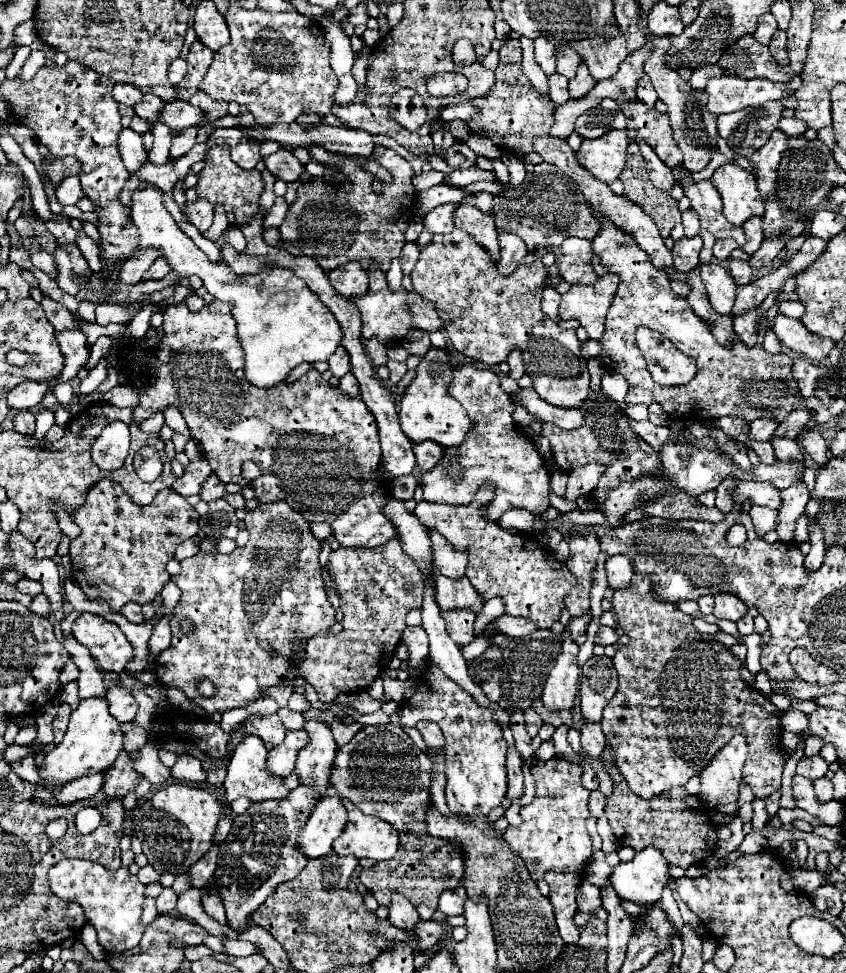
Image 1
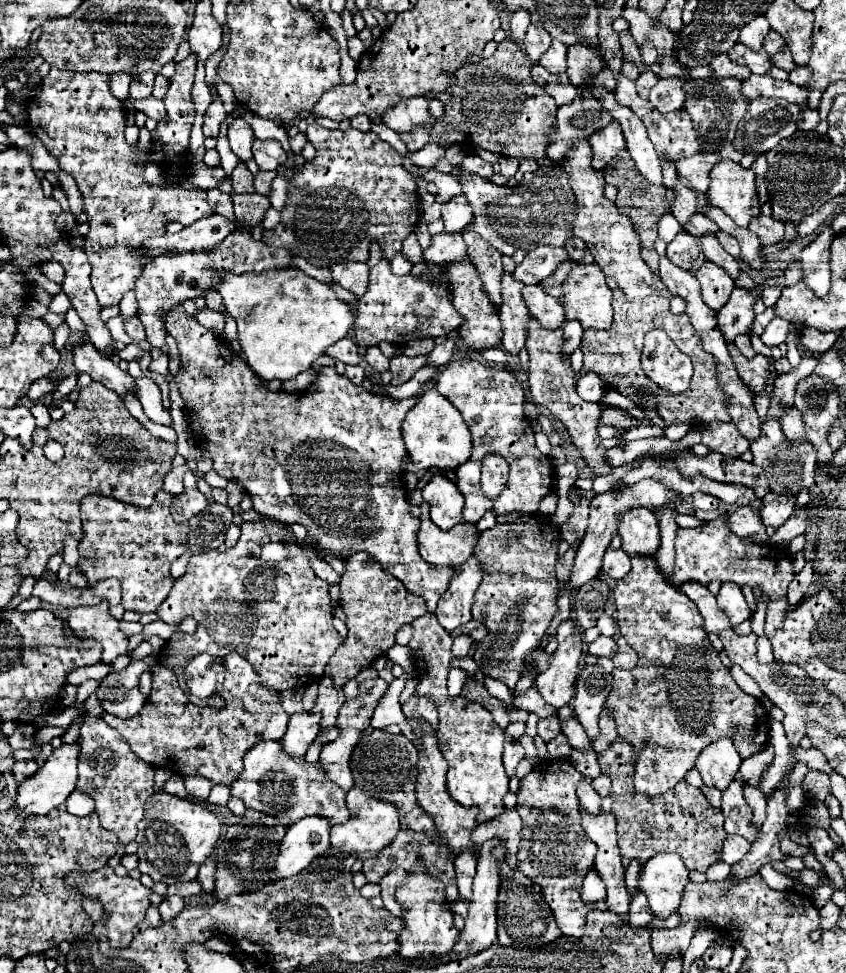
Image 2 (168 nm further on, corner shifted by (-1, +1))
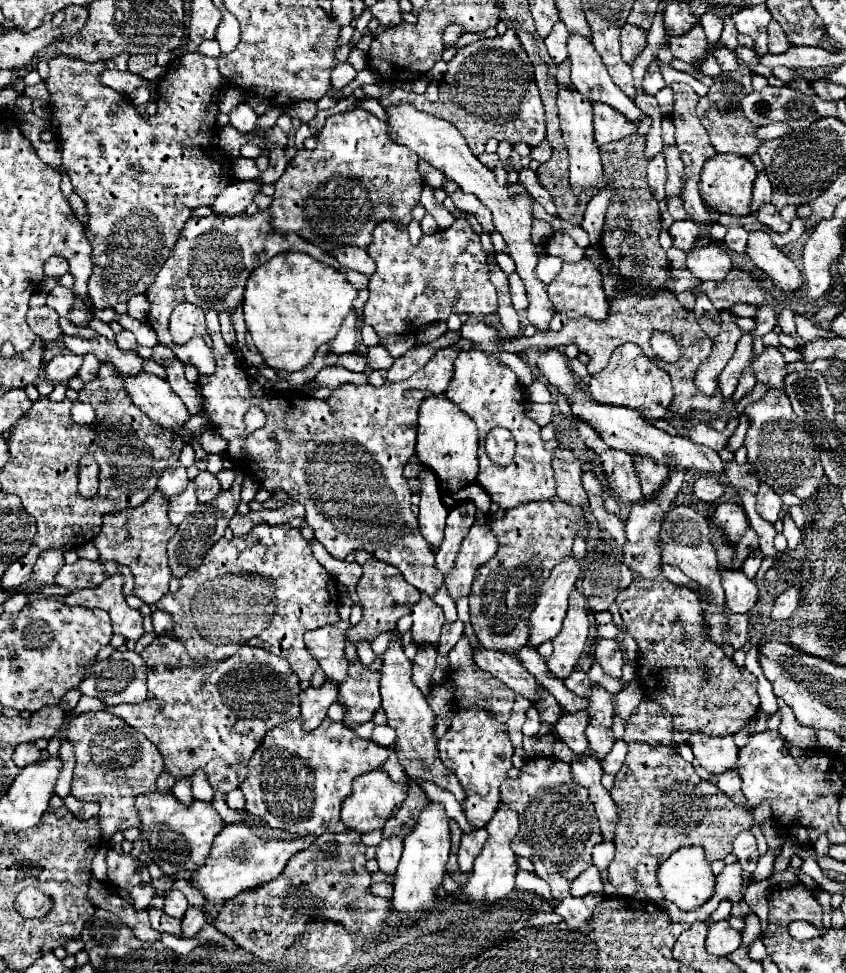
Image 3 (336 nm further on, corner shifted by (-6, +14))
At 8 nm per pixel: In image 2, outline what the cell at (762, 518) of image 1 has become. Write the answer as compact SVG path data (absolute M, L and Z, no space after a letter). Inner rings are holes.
M737 507L727 517L727 527L739 535L739 539L751 539L753 543L767 543L767 533L763 529L763 523L759 519L759 513L755 513L751 507Z

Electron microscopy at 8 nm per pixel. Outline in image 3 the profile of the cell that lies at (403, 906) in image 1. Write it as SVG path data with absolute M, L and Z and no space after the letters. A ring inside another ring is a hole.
M388 838L388 840L382 840L378 844L378 854L376 854L376 860L378 860L378 866L384 874L392 876L396 874L396 866L400 862L400 856L402 856L402 840L400 838Z

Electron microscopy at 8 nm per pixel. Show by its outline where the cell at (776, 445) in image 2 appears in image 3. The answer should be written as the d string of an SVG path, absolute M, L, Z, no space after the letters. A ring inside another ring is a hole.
M768 390L758 402L746 408L746 414L750 418L750 428L744 444L748 448L748 460L756 464L760 482L766 482L778 494L792 492L800 498L812 496L824 476L824 470L820 466L812 434L808 434L806 426L798 424L787 395L778 390Z

